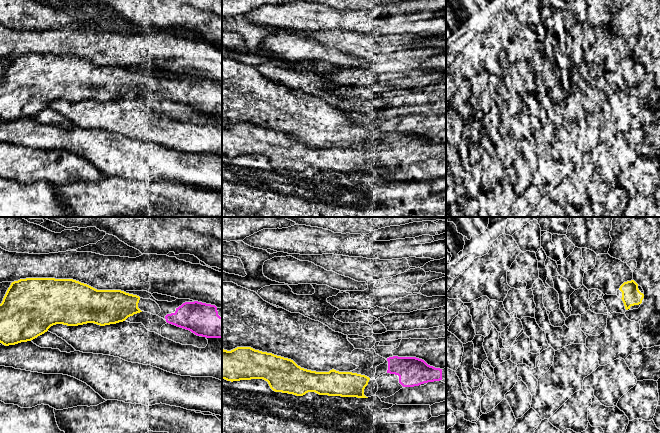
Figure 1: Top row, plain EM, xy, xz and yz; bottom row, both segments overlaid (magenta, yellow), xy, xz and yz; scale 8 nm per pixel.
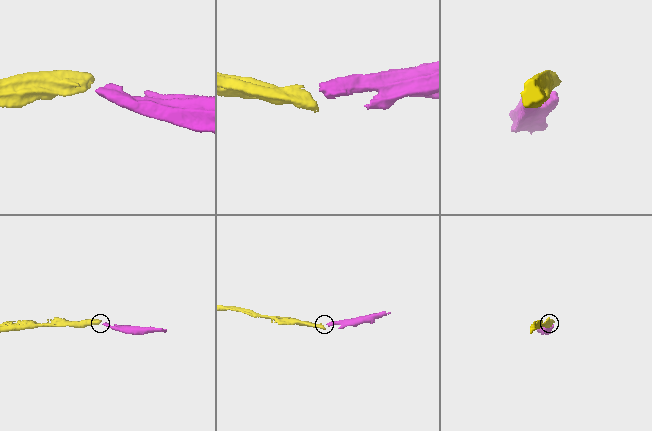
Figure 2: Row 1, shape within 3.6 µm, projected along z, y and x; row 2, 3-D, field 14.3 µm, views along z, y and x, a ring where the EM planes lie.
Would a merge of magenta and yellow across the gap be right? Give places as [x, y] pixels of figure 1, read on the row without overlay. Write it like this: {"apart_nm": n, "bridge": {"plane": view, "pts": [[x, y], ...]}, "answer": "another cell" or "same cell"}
{"apart_nm": 150, "bridge": {"plane": "xz", "pts": [[387, 148], [369, 154]]}, "answer": "same cell"}

